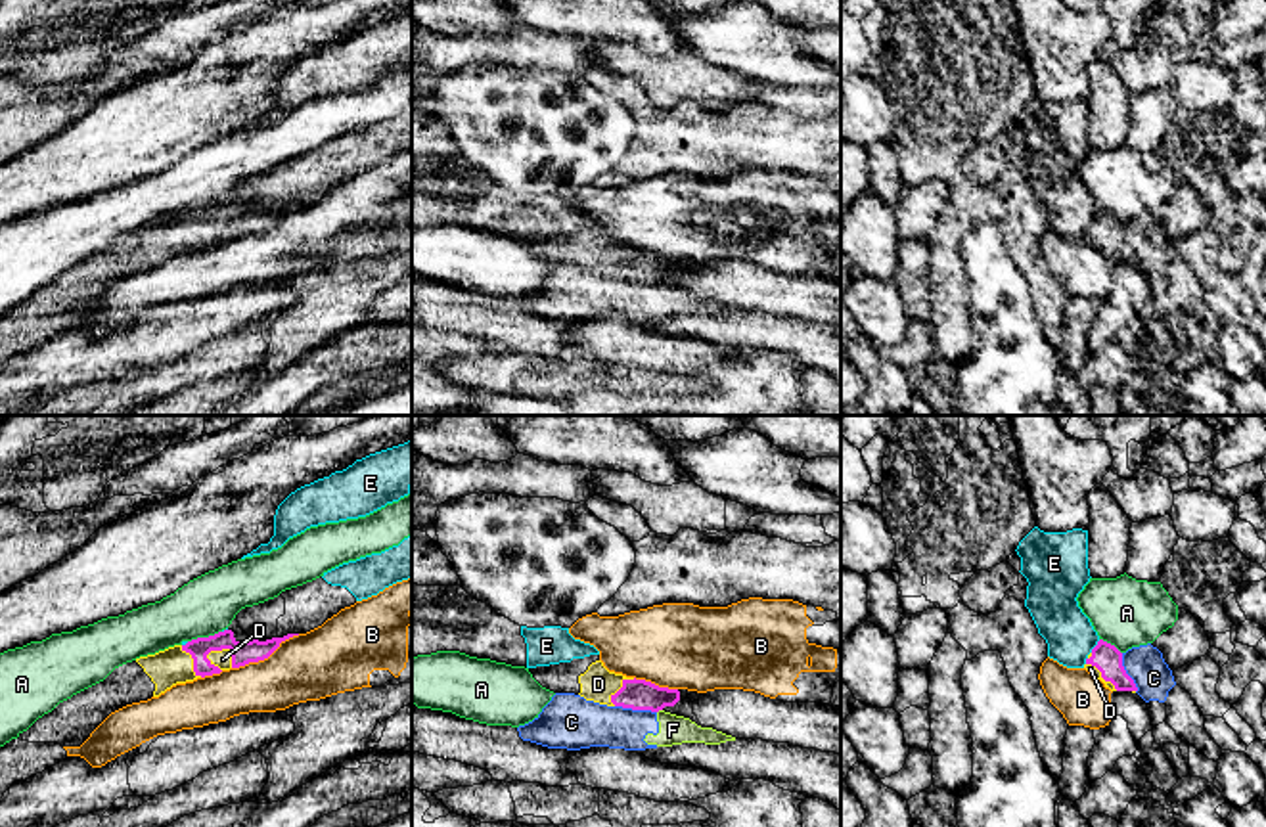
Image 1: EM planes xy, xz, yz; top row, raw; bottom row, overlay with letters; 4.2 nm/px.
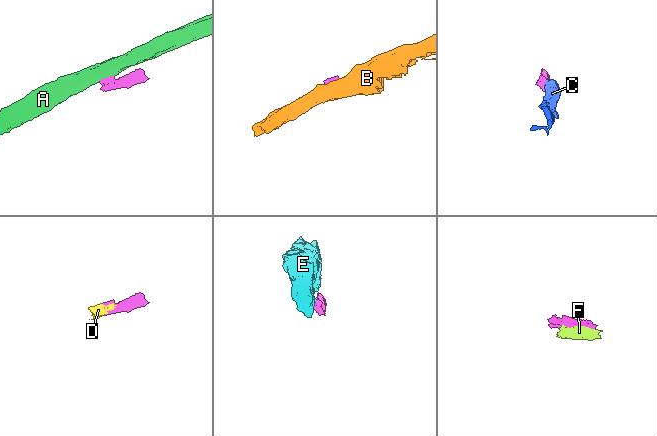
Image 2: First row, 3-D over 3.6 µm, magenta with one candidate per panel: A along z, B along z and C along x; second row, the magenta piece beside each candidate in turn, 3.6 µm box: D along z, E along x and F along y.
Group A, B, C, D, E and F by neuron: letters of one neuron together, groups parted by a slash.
A / B / C F / D / E

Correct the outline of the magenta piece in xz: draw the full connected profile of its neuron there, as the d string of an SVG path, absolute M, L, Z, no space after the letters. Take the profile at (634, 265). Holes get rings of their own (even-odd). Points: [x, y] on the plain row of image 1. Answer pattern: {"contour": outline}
{"contour": "M599 226L550 237L529 239L532 249L554 264L575 264L607 278L659 283L680 272L678 260L609 243Z"}

